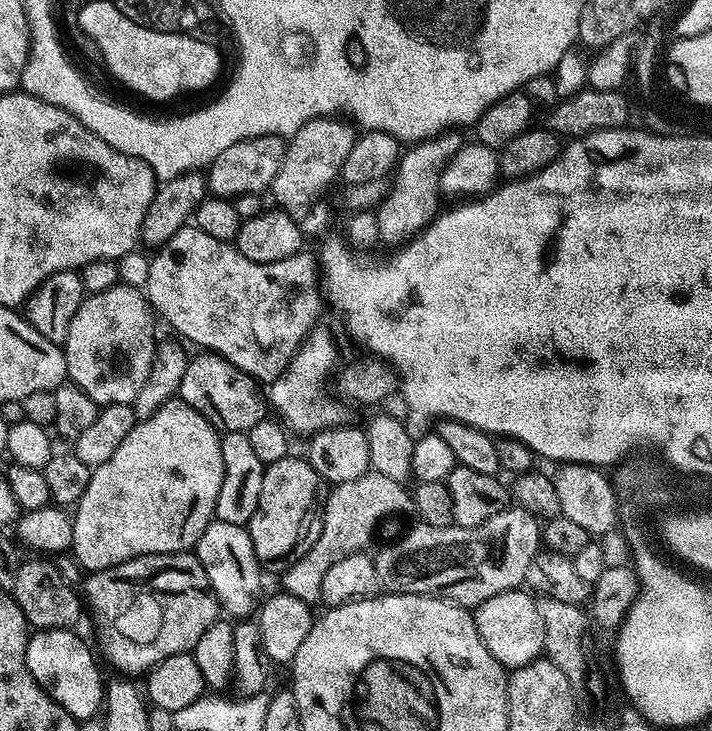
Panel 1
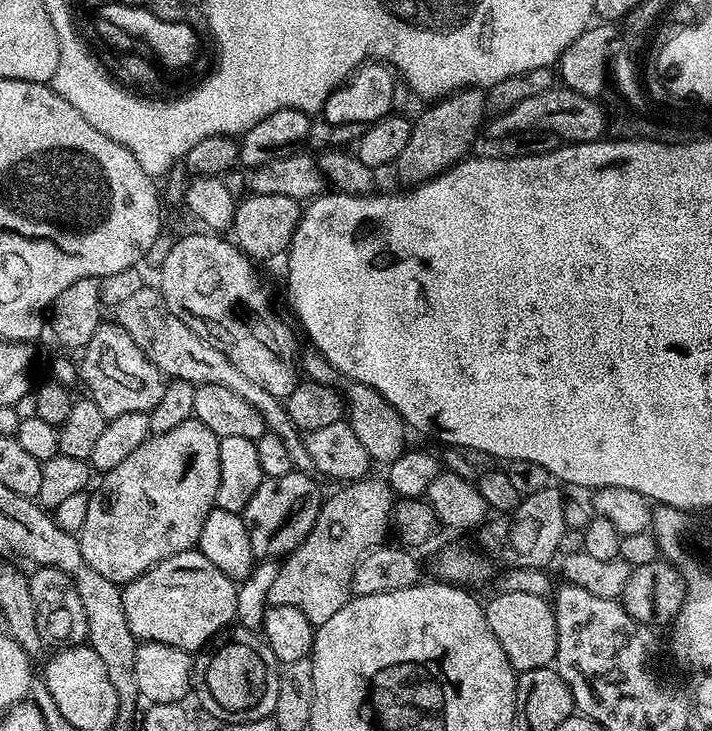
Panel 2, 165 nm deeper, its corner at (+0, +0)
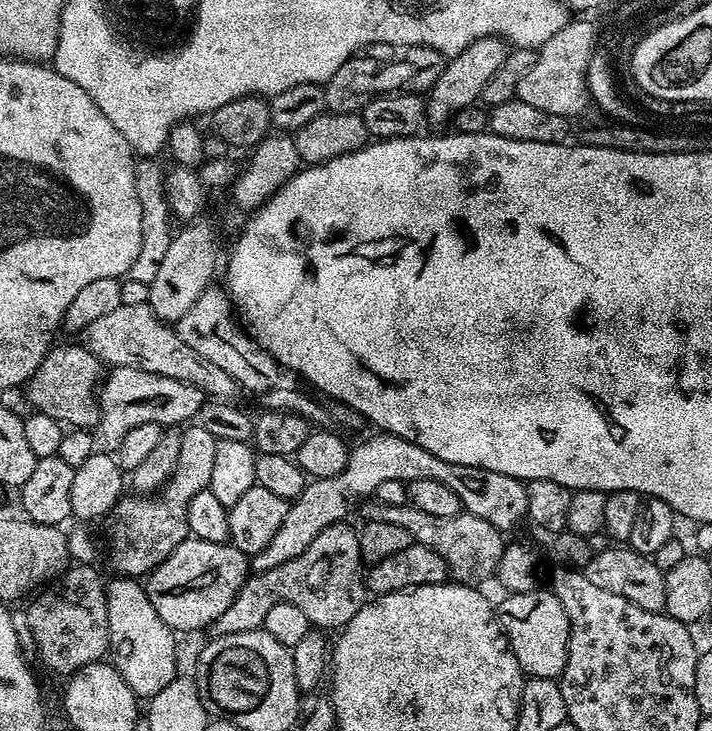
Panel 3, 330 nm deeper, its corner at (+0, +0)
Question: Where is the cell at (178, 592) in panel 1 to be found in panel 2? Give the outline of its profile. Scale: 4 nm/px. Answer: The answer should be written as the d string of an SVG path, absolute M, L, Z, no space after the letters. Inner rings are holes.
M193 550L174 554L123 585L122 606L137 641L162 642L195 653L215 641L235 621L237 587L237 581L222 574L210 558Z

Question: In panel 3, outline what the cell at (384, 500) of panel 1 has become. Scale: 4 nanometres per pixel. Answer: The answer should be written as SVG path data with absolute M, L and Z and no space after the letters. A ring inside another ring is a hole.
M348 522L331 524L322 530L322 534L318 534L318 538L314 538L314 542L310 542L310 546L306 546L302 554L298 554L298 558L290 558L290 562L282 562L282 566L274 566L274 570L249 575L234 602L230 602L230 606L226 606L226 611L216 620L215 635L225 636L263 628L266 613L278 606L278 602L290 602L298 606L298 610L306 614L309 625L316 630L339 630L348 624L350 618L354 618L354 614L358 614L358 610L362 610L366 603L366 565L360 556L359 531L355 527L352 529Z

